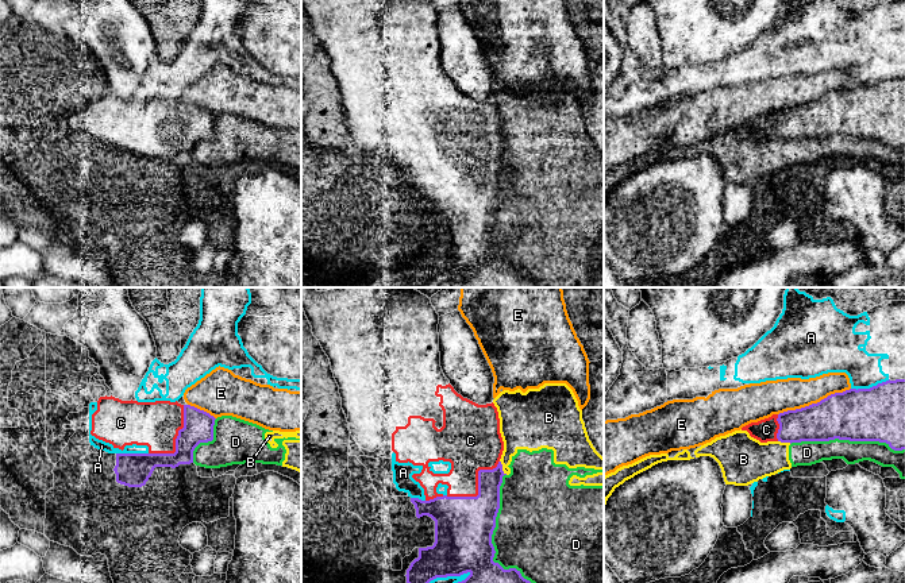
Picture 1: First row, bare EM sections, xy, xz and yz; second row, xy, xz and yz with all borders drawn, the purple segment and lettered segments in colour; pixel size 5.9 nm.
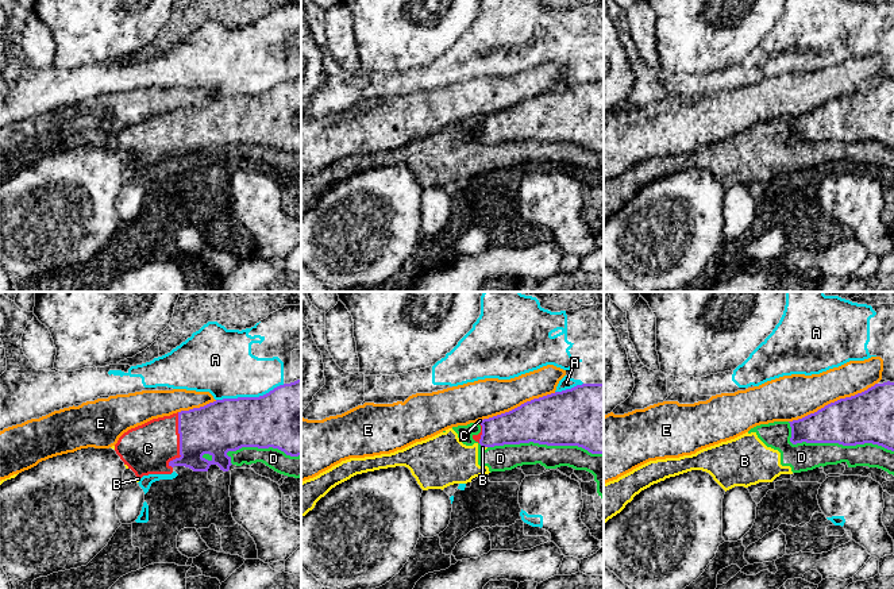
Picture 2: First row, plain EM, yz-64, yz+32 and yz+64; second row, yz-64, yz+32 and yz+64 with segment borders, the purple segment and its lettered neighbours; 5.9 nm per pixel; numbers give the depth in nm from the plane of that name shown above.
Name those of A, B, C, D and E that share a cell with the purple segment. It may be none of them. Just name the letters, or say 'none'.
C

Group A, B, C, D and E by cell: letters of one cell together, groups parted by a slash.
A / B D / C / E

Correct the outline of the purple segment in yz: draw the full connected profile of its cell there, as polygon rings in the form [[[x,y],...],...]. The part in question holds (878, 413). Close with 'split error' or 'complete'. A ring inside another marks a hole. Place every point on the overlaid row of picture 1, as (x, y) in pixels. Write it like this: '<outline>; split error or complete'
[[[905,379],[886,381],[870,389],[850,389],[835,393],[809,406],[773,414],[742,428],[760,443],[801,441],[879,441],[894,451],[905,449]]]; split error

